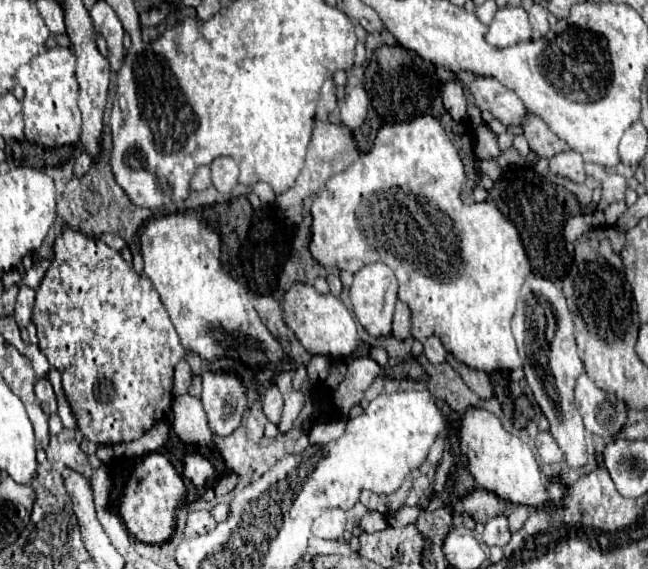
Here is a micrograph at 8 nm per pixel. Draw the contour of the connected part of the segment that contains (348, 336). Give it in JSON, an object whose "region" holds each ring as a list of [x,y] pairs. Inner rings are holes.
{"region":[[[294,285],[286,293],[282,309],[286,325],[294,331],[296,339],[304,345],[308,353],[324,357],[348,357],[358,349],[356,321],[350,315],[350,311],[344,307],[344,303],[332,293],[318,295],[310,285]]]}

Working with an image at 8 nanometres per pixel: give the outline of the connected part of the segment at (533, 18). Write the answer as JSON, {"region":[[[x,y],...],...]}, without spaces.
{"region":[[[534,5],[530,11],[530,23],[532,23],[532,39],[542,39],[542,35],[546,35],[548,27],[548,11],[542,5]]]}

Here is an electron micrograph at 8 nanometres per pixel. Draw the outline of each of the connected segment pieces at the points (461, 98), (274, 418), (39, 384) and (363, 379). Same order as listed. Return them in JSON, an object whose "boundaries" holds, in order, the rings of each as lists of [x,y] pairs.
{"boundaries":[[[[448,81],[442,91],[442,101],[446,111],[452,115],[452,119],[462,121],[466,117],[466,95],[460,85],[460,81]]],[[[270,385],[264,395],[262,395],[262,411],[268,417],[268,421],[272,421],[274,425],[278,425],[280,417],[282,417],[282,409],[284,409],[284,399],[282,393],[278,391],[278,387]]],[[[40,379],[40,381],[36,381],[34,389],[36,389],[36,397],[38,397],[40,405],[42,405],[42,411],[46,415],[56,413],[56,397],[54,397],[54,391],[52,391],[50,381],[48,379]]],[[[370,356],[352,359],[347,367],[344,381],[334,392],[334,402],[344,417],[348,416],[354,403],[360,403],[360,395],[372,385],[372,381],[382,375],[382,367]]]]}

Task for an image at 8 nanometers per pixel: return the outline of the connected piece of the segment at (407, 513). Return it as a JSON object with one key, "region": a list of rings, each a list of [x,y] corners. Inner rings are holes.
{"region":[[[402,507],[400,511],[396,511],[396,513],[388,519],[388,523],[390,523],[392,527],[408,527],[410,523],[416,521],[418,513],[420,513],[420,507]]]}

